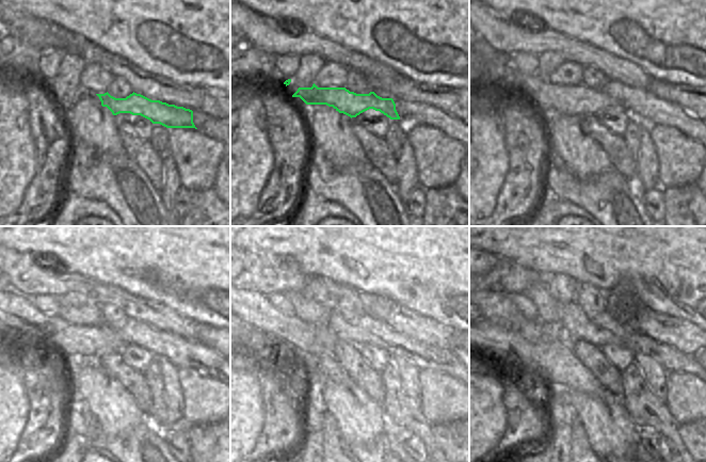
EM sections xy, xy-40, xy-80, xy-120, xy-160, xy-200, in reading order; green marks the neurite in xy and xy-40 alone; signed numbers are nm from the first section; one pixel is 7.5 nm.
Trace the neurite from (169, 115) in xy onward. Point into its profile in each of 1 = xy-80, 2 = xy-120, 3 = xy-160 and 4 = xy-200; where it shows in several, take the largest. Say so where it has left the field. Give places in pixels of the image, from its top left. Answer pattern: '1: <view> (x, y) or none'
1: xy-80 (550, 99)
2: xy-120 (19, 317)
3: xy-160 (253, 307)
4: xy-200 (494, 305)

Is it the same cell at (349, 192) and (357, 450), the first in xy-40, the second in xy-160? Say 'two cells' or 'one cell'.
one cell

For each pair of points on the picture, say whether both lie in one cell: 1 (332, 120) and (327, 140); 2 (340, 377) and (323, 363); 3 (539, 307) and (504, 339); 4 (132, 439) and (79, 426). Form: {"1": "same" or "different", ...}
{"1": "different", "2": "same", "3": "different", "4": "same"}

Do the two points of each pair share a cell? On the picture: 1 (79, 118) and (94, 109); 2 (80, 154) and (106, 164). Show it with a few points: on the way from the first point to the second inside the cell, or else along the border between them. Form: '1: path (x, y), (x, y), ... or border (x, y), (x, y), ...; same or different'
1: path (82, 115), (91, 109); same
2: border (99, 154), (91, 165), (75, 165), (71, 163); different

